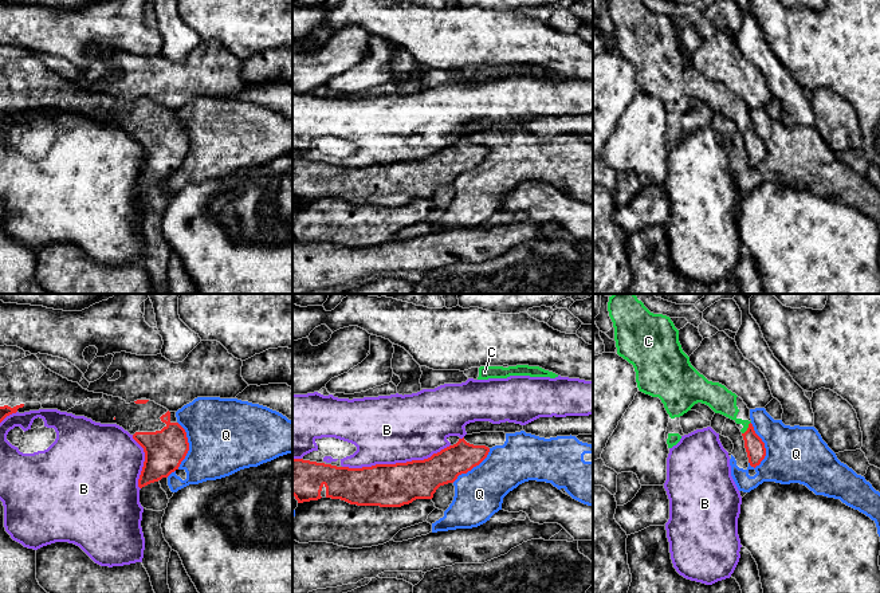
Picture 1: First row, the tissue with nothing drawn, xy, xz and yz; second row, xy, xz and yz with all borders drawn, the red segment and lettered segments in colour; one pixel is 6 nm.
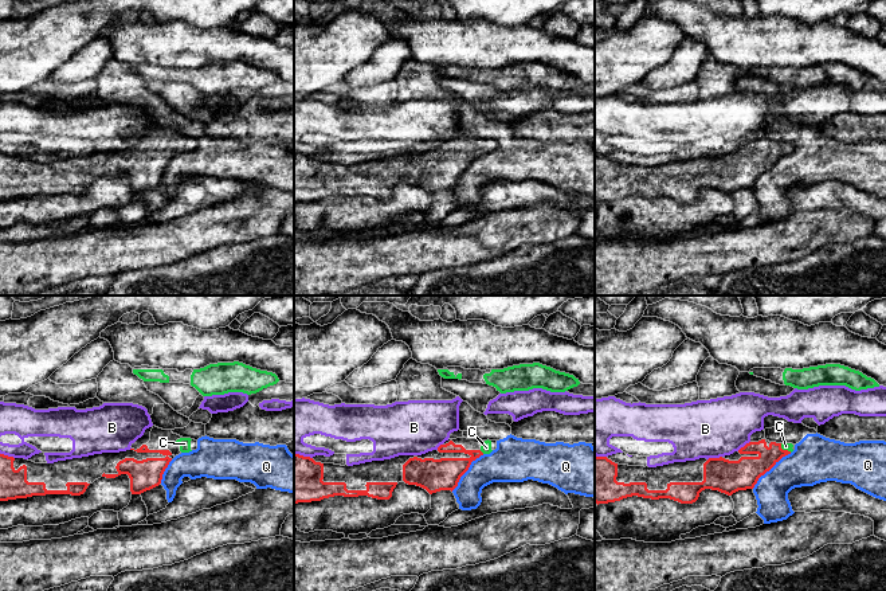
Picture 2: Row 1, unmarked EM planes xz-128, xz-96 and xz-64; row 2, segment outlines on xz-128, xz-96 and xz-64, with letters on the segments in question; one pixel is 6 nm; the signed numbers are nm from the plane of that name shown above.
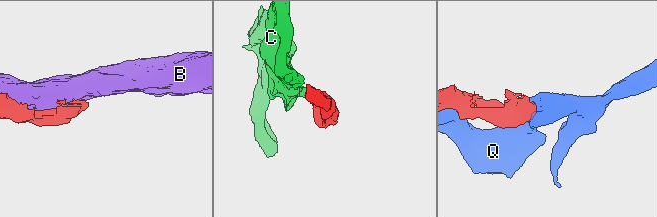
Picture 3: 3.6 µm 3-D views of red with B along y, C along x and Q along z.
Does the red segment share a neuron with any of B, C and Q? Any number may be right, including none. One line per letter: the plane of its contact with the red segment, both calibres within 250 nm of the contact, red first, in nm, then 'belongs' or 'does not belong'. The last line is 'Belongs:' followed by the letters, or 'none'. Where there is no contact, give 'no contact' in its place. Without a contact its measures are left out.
B: xz | 260/420 nm | does not belong
C: yz | 120/160 nm | belongs
Q: yz | 120/340 nm | does not belong
Belongs: C

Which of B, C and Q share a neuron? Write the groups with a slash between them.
B / C / Q

